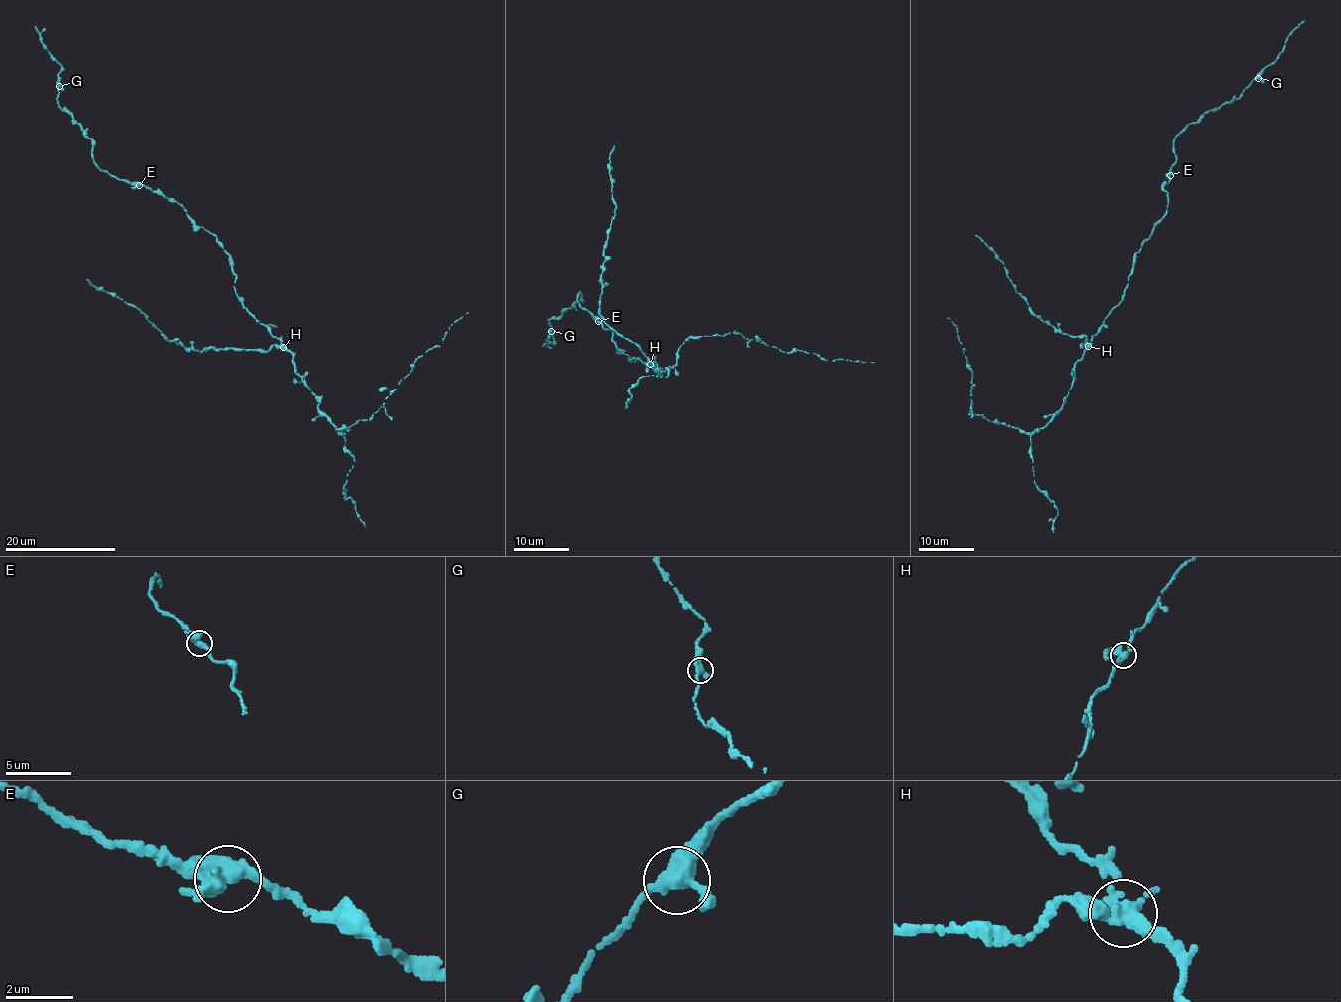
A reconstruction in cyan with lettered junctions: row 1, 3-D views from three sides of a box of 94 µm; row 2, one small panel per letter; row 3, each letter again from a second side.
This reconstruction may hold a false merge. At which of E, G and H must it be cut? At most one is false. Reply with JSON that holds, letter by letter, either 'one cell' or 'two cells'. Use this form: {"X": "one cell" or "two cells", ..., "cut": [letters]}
{"E": "one cell", "G": "one cell", "H": "two cells", "cut": ["H"]}

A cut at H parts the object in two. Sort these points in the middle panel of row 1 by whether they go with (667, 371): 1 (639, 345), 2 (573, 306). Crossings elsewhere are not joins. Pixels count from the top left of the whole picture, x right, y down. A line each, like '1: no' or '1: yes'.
1: no
2: yes

